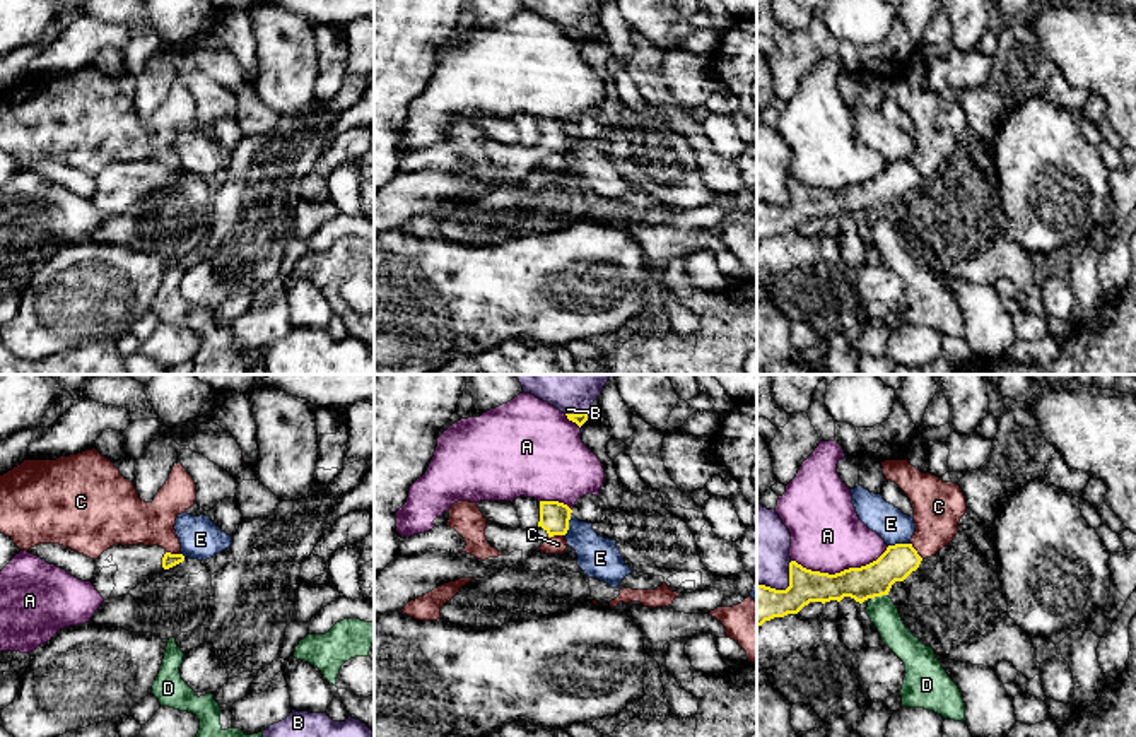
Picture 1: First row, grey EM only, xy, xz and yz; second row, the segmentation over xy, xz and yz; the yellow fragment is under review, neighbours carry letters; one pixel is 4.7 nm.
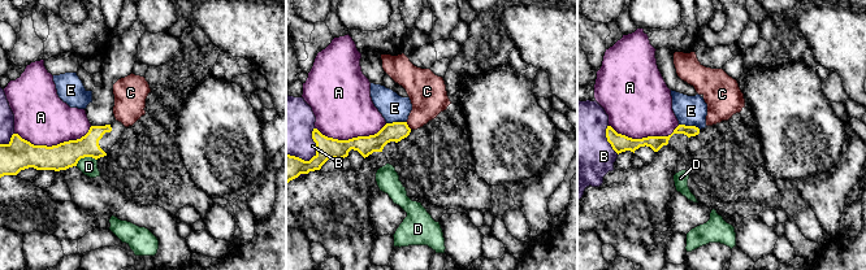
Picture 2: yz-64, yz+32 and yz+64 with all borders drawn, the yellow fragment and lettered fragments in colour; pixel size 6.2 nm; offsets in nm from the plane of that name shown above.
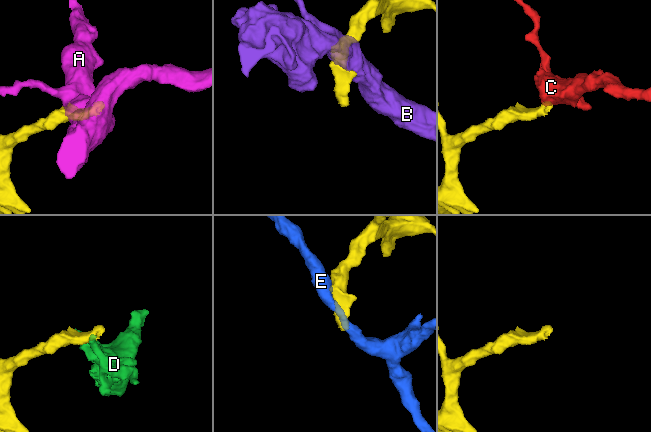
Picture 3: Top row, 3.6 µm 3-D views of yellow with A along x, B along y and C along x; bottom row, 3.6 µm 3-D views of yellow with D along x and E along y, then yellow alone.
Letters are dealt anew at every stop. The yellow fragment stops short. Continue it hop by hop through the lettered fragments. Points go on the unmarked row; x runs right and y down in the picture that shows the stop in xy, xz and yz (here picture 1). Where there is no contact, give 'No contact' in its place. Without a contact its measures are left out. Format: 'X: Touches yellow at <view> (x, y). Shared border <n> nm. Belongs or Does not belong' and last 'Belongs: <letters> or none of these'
A: Touches yellow at yz (841, 188). Shared border 460 nm. Does not belong
B: Touches yellow at xz (576, 31). Shared border 110 nm. Does not belong
C: Touches yellow at yz (916, 168). Shared border 100 nm. Does not belong
D: Touches yellow at yz (878, 212). Shared border 80 nm. Does not belong
E: Touches yellow at xz (568, 141). Shared border 120 nm. Does not belong
Belongs: none of these

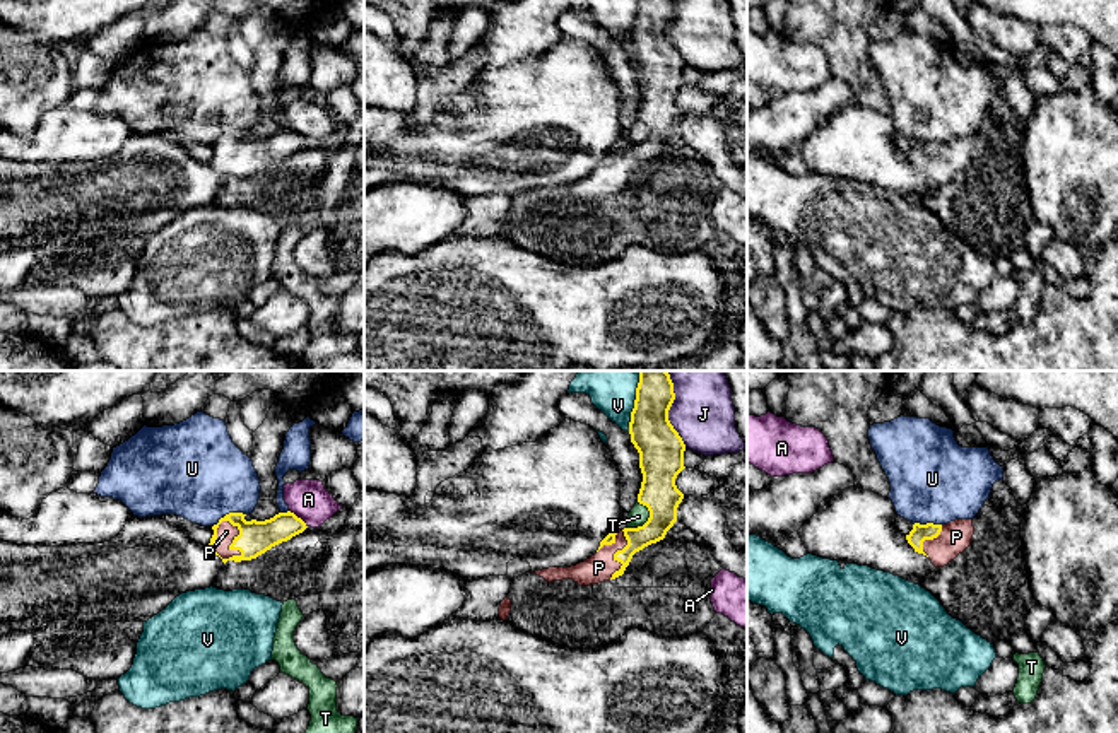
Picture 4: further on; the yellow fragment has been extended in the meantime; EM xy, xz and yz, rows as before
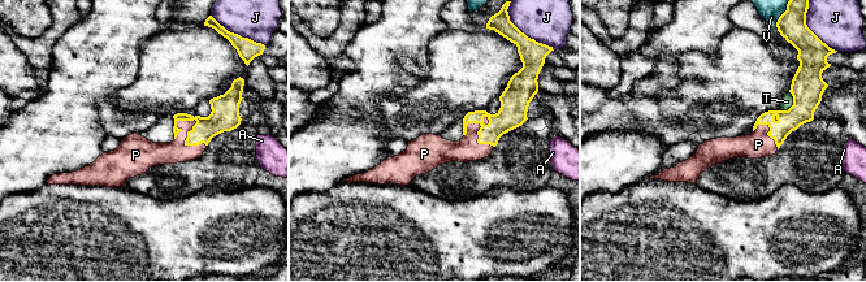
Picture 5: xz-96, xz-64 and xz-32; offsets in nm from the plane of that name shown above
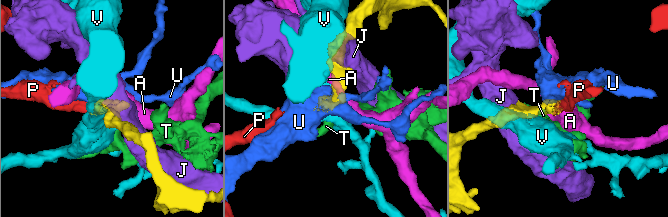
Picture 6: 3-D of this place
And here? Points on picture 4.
A: Touches yellow at xy (300, 135). Shared border 120 nm. Does not belong
J: Touches yellow at xz (667, 33). Shared border 320 nm. Does not belong
P: Touches yellow at xy (235, 156). Shared border 190 nm. Belongs
T: Touches yellow at xz (647, 139). Shared border 150 nm. Does not belong
U: Touches yellow at xy (229, 130). Shared border 170 nm. Does not belong
V: Touches yellow at xz (635, 24). Shared border 240 nm. Does not belong
Belongs: P

